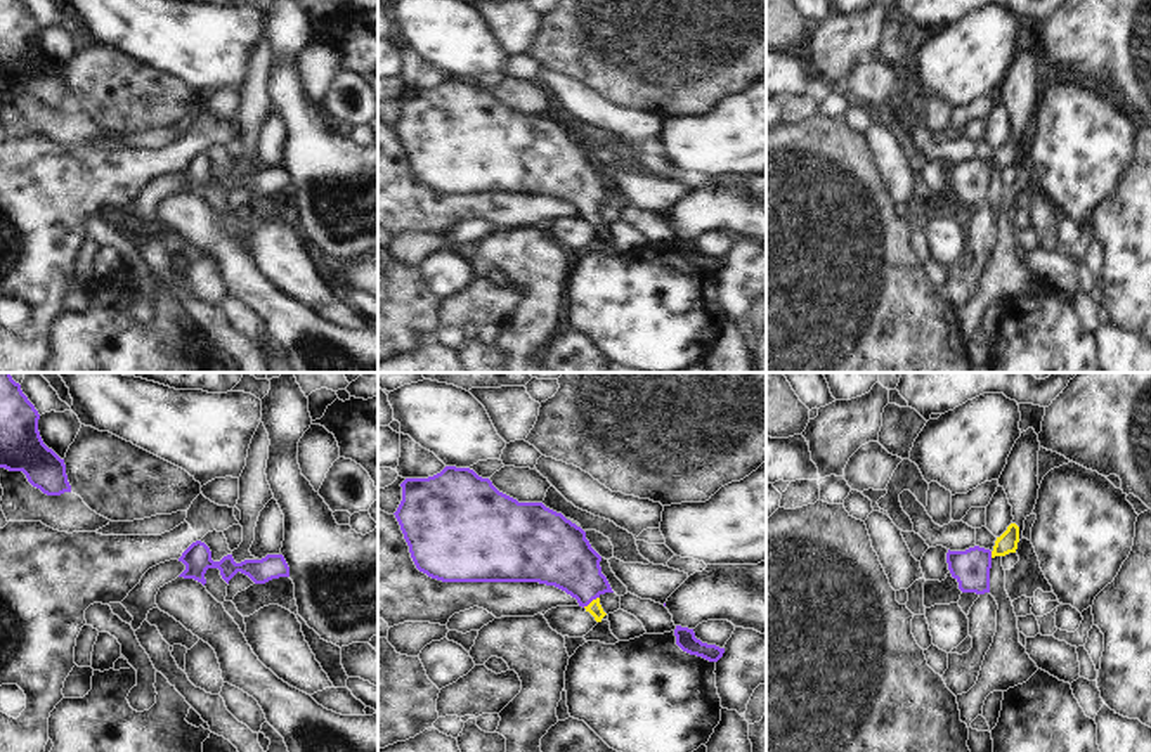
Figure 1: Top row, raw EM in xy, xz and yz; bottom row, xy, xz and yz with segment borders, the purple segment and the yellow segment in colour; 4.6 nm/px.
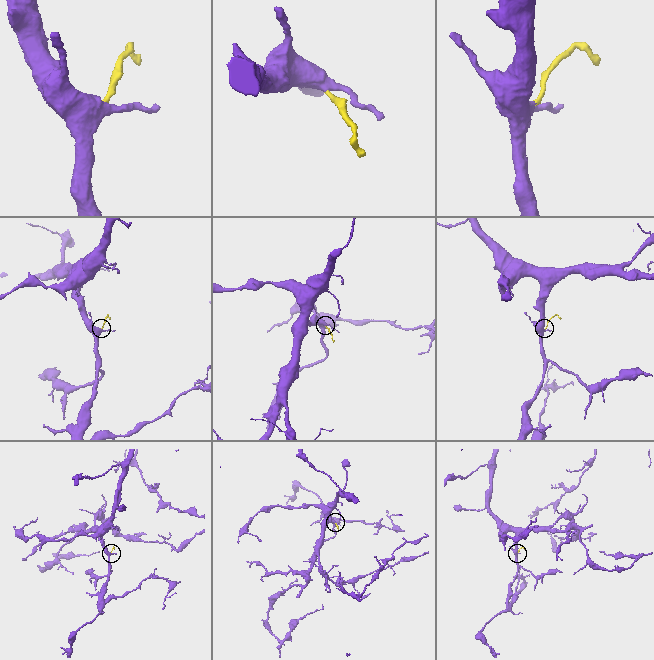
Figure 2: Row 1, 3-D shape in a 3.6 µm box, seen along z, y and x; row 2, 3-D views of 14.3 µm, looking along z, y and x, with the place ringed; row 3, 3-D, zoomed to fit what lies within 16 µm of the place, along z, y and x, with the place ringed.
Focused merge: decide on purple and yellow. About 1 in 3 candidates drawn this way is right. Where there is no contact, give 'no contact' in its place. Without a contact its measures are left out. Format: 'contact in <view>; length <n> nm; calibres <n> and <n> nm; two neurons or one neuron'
contact in xz; length 90 nm; calibres 280 and 70 nm; one neuron

